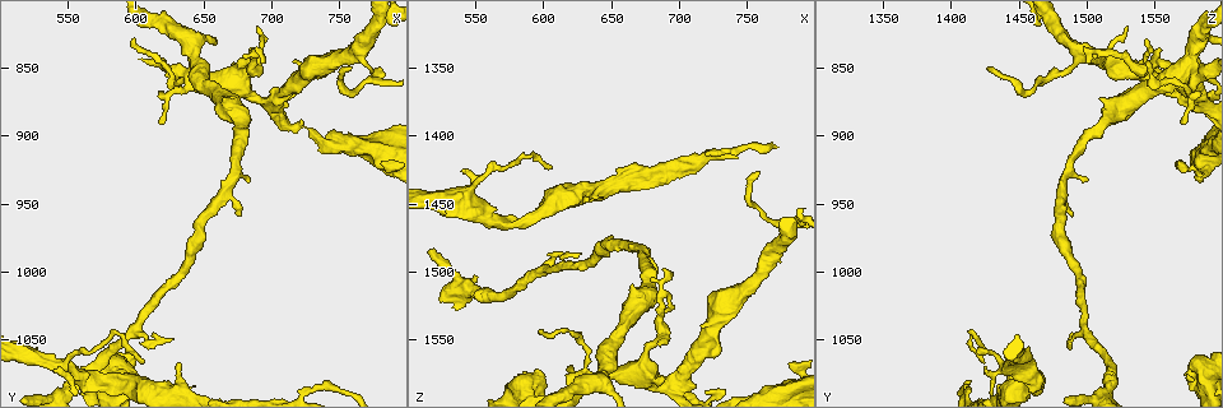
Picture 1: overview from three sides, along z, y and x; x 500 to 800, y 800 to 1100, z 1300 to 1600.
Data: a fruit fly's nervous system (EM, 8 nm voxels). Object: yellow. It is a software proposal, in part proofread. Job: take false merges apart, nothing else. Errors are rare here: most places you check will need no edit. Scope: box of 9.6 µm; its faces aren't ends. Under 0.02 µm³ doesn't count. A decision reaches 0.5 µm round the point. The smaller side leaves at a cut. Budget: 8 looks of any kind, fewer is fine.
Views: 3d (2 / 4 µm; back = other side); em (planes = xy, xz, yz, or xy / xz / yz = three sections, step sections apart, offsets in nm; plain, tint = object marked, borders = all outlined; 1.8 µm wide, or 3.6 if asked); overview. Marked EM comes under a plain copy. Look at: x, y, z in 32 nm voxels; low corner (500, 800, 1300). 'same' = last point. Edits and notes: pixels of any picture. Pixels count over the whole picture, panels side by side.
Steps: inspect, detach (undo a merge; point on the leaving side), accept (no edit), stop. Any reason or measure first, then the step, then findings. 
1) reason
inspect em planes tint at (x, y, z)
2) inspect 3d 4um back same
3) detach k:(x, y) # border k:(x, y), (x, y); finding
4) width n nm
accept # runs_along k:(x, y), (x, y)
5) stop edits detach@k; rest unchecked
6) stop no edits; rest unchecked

small branch off a trunk
inspect em planes tint at (698, 876, 1588)

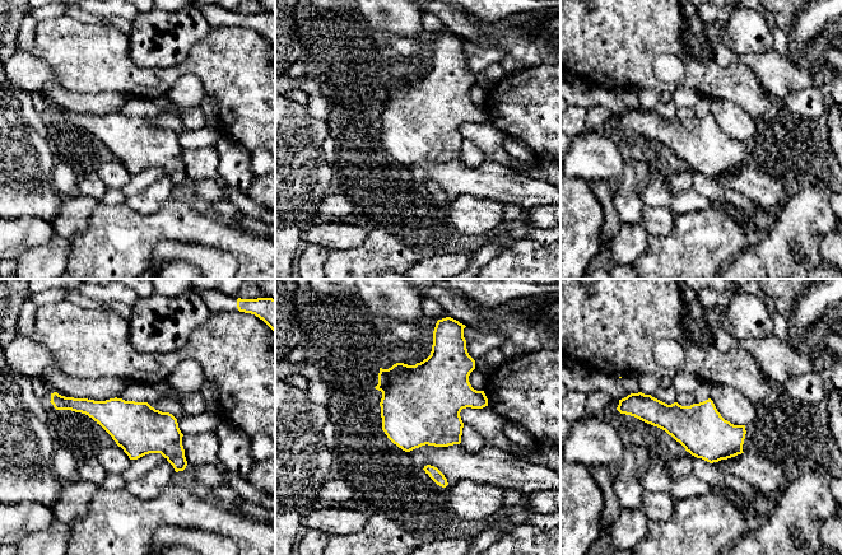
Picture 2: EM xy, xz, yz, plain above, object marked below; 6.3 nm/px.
width 320 nm
accept # runs_along 2:(59, 402), (148, 430), (182, 465); one neuron here

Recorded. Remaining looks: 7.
calibre changes
inspect em xy step 8 tint at (674, 892, 1508)

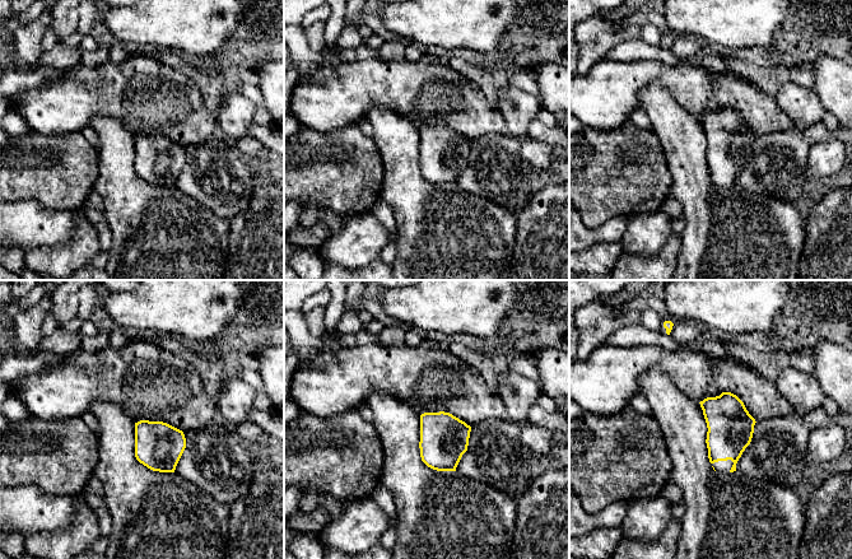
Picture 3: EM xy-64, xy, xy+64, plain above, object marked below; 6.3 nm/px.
inspect em planes tint same

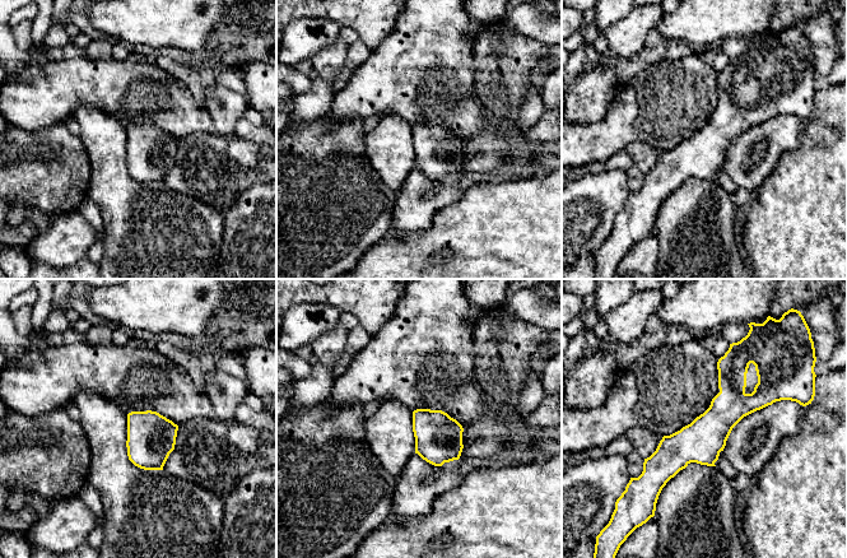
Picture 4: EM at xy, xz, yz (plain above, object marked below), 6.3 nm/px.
accept # runs_along 4:(731, 350), (731, 403), (660, 483); one neuron here

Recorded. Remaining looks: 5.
abrupt turn
inspect em xz step 16 tint at (650, 858, 1570)

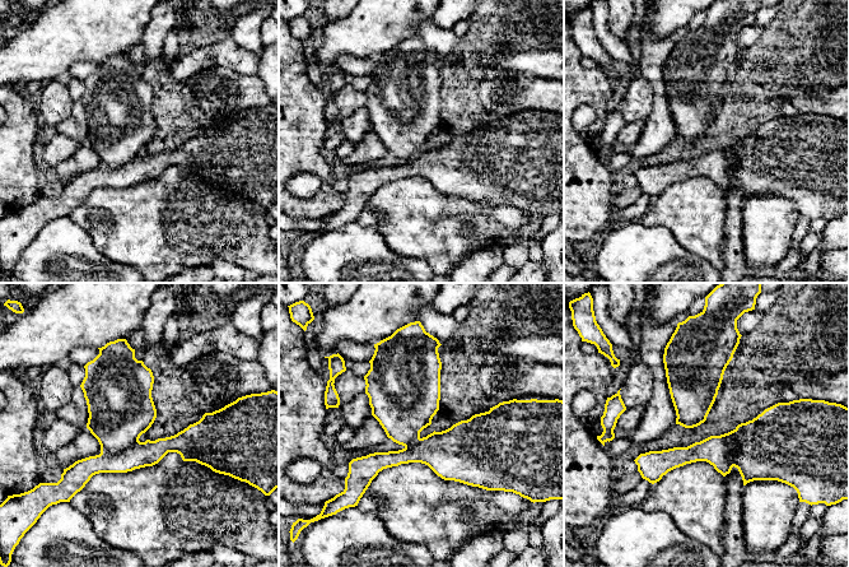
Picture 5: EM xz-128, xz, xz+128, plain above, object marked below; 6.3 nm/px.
width 110 nm
detach 5:(120, 413) # border 5:(138, 440), (116, 454), (101, 454); a second neuron is stuck on

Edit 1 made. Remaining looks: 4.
stop edits detach@5; rest unchecked

